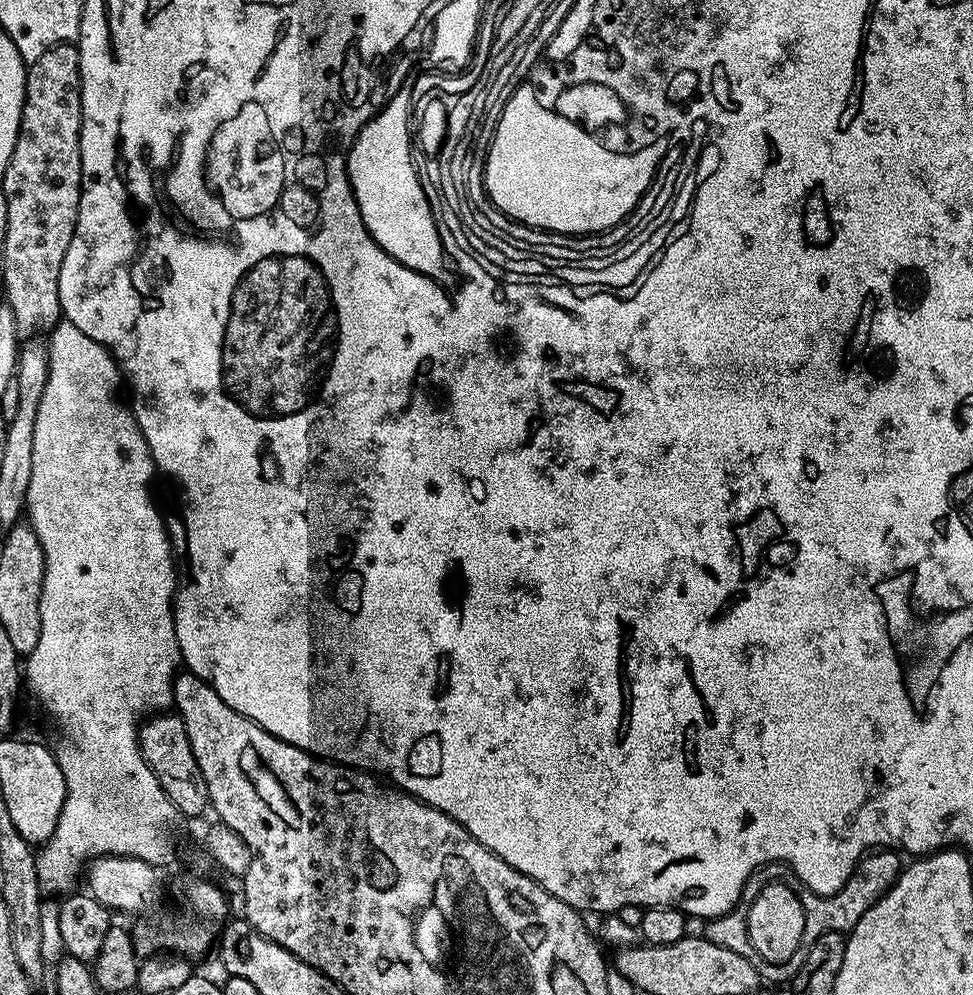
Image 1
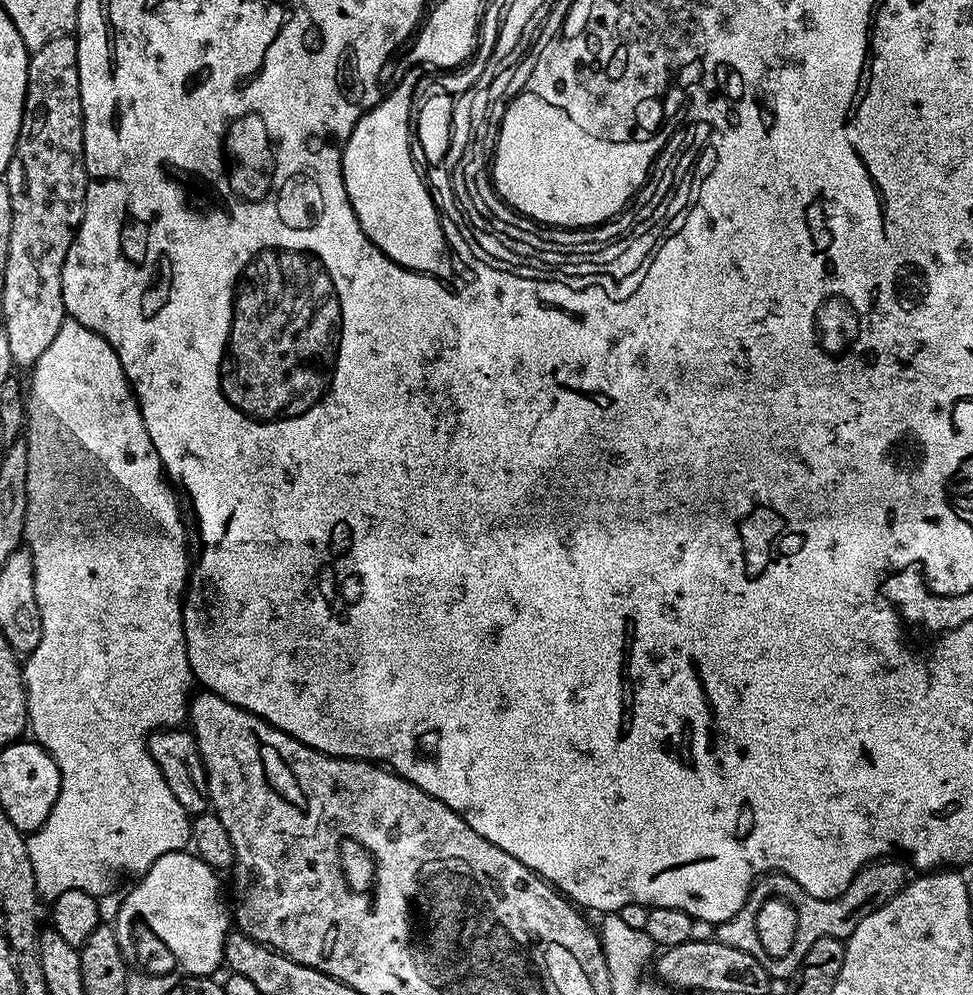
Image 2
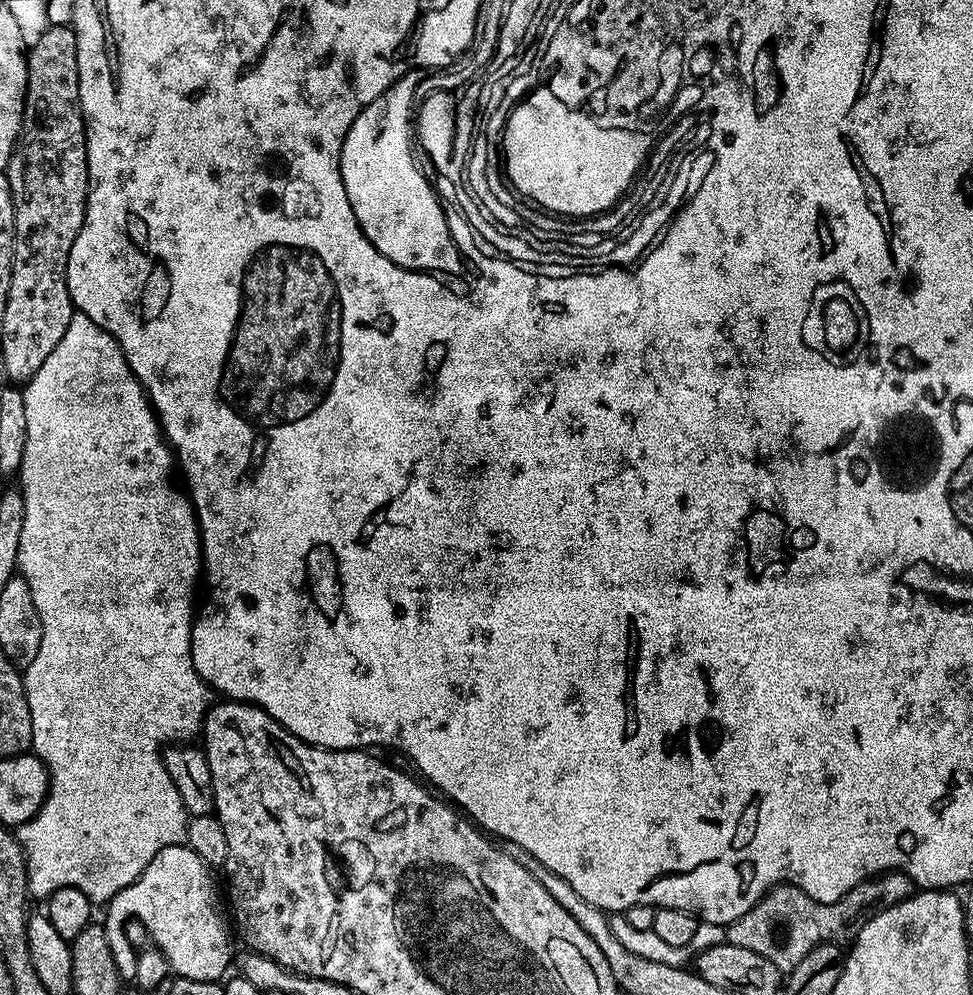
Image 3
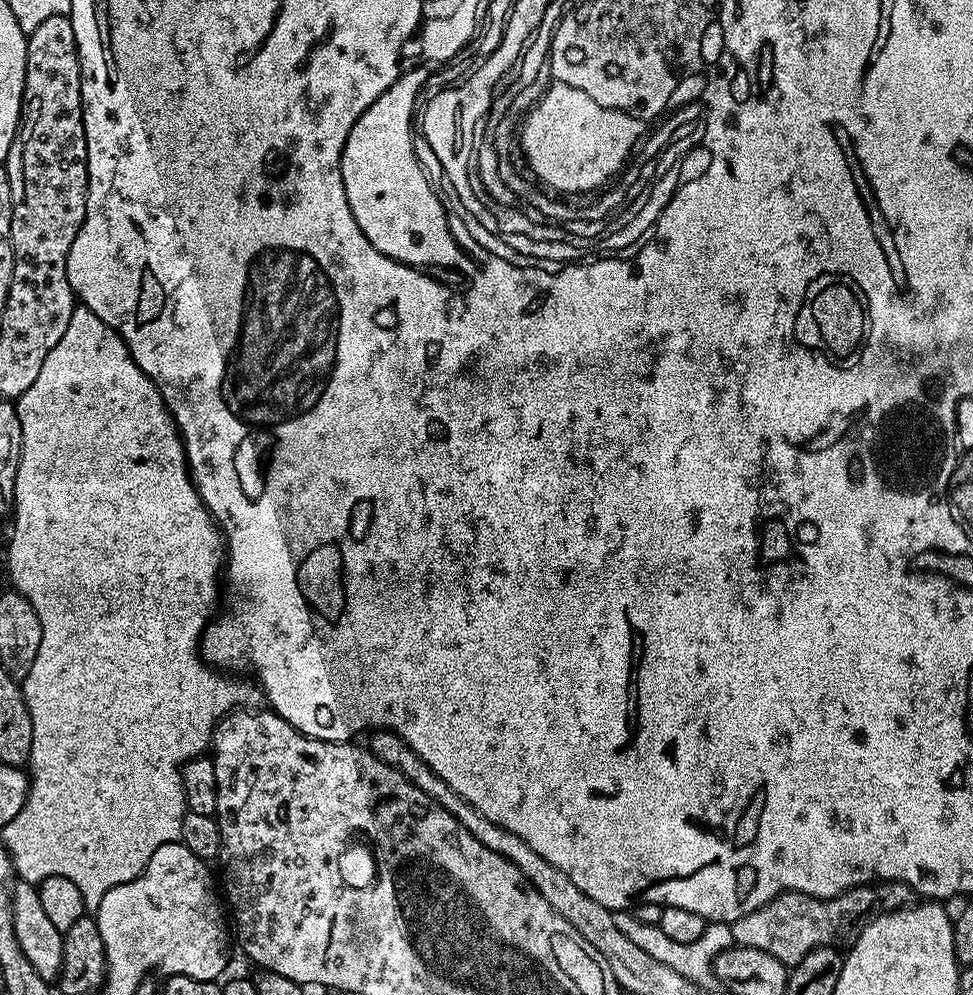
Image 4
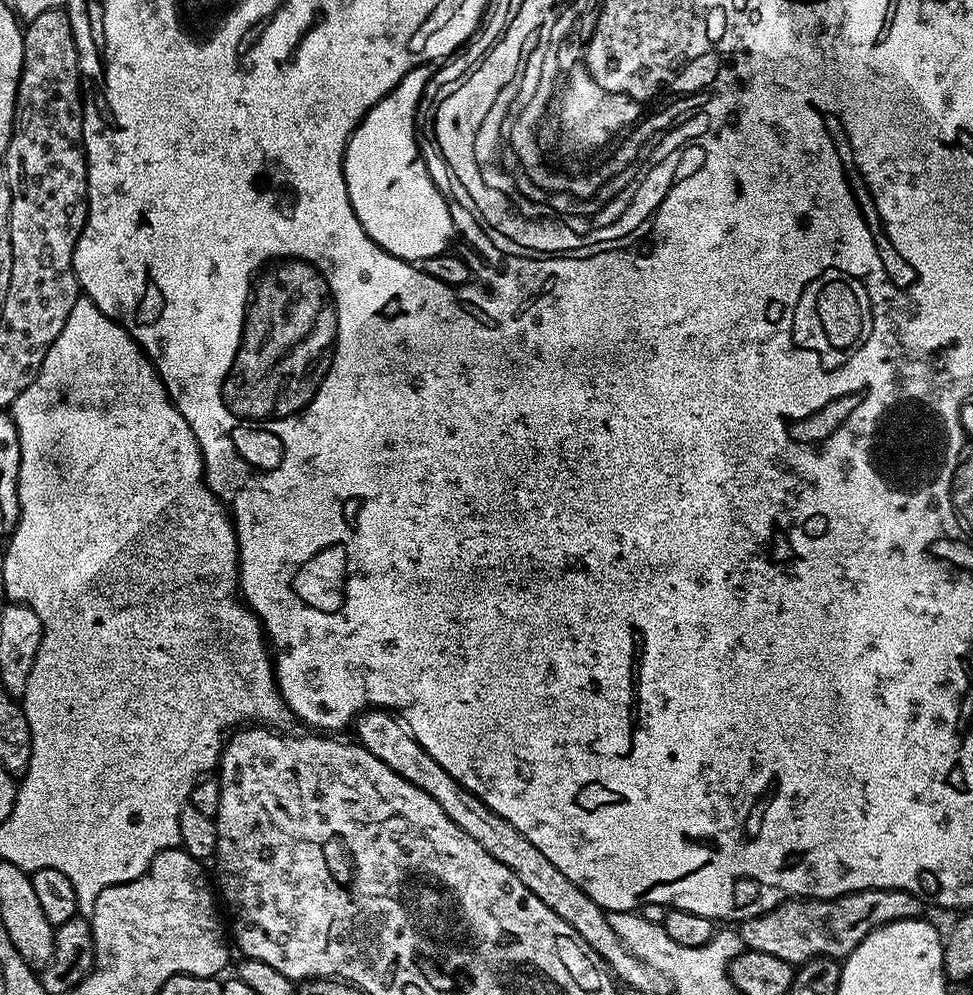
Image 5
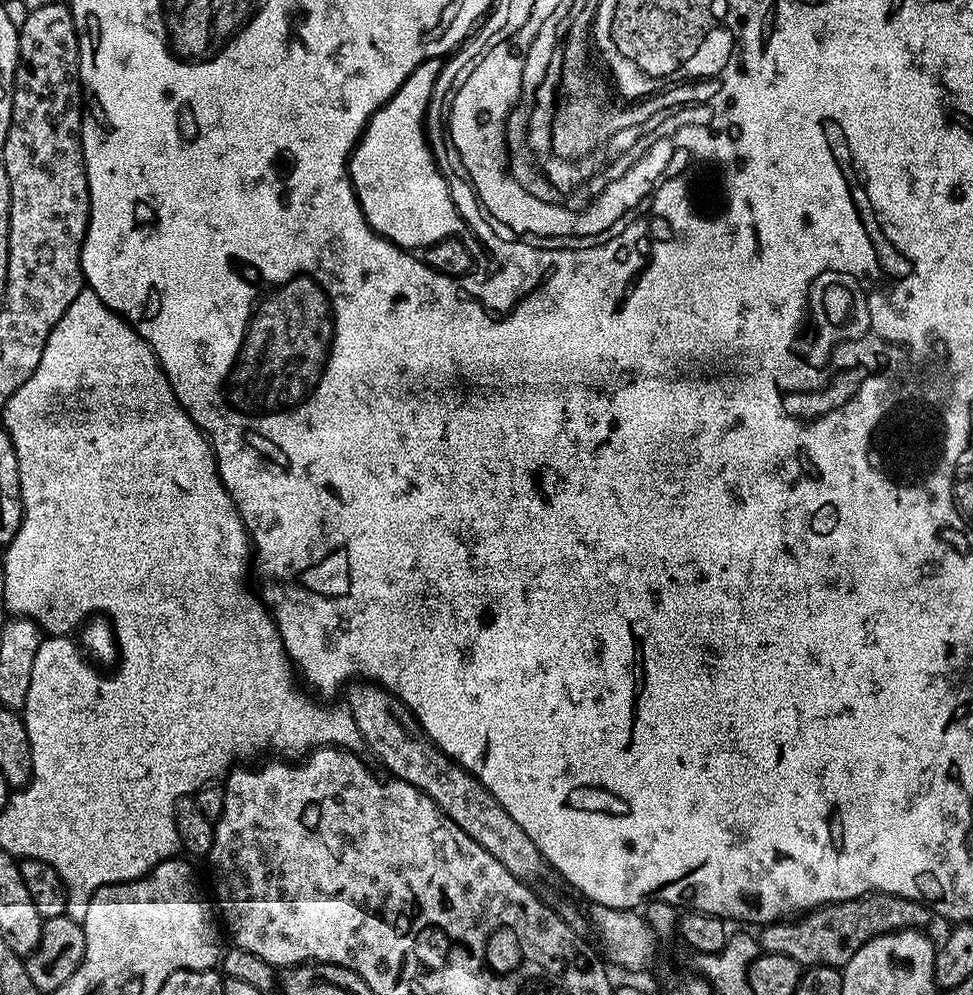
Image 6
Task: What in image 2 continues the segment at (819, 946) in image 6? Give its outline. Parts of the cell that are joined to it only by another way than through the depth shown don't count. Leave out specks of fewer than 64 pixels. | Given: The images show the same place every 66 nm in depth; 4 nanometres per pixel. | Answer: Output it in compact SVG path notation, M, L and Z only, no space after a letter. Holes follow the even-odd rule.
M896 858L874 860L861 868L860 873L852 879L850 886L841 896L835 896L832 900L814 898L814 894L806 894L806 890L802 890L802 886L789 876L768 873L767 876L757 879L748 893L747 902L742 906L742 910L738 910L738 914L734 918L724 920L723 923L717 925L714 932L715 939L726 946L732 946L734 949L742 950L746 954L758 958L758 962L762 962L762 966L768 971L769 977L787 978L802 962L802 958L806 958L806 950L810 950L810 946L814 946L814 942L818 942L818 938L829 936L847 941L848 937L854 934L858 922L862 922L862 918L866 918L874 910L886 906L886 902L890 902L890 898L894 898L900 893L910 879L909 869L905 868L896 861ZM771 899L784 900L797 912L797 933L794 934L794 942L790 946L790 950L782 957L774 957L765 950L758 936L759 911Z

